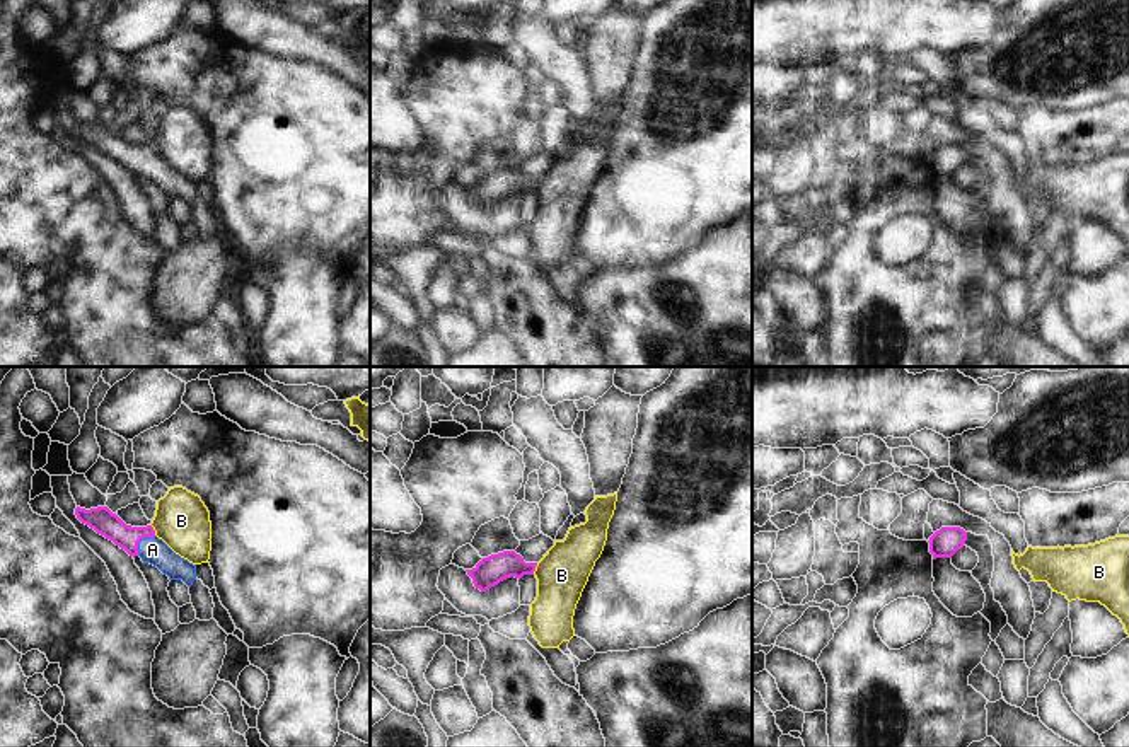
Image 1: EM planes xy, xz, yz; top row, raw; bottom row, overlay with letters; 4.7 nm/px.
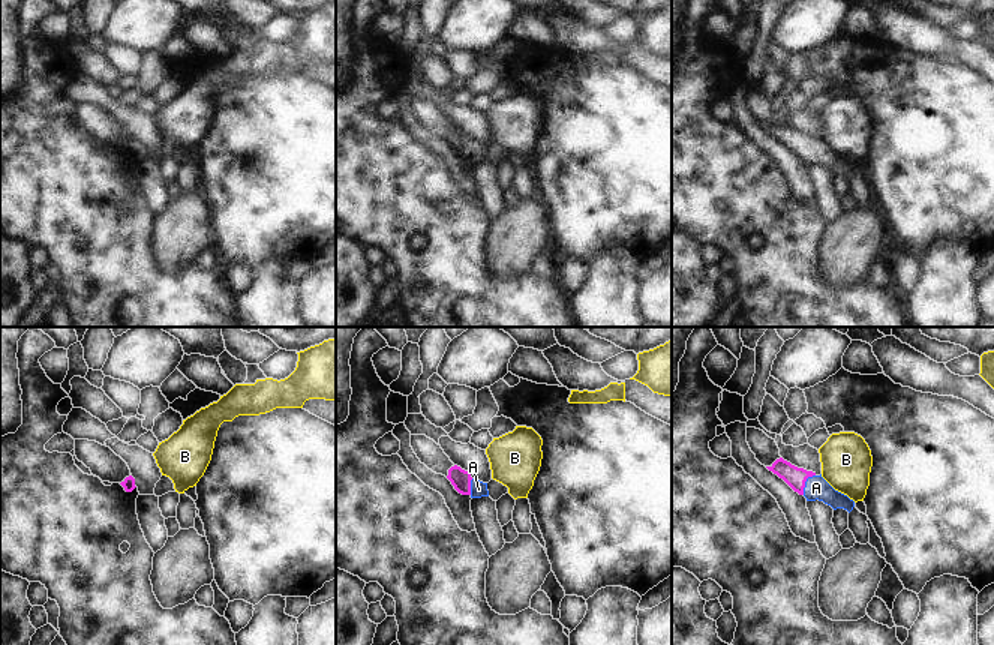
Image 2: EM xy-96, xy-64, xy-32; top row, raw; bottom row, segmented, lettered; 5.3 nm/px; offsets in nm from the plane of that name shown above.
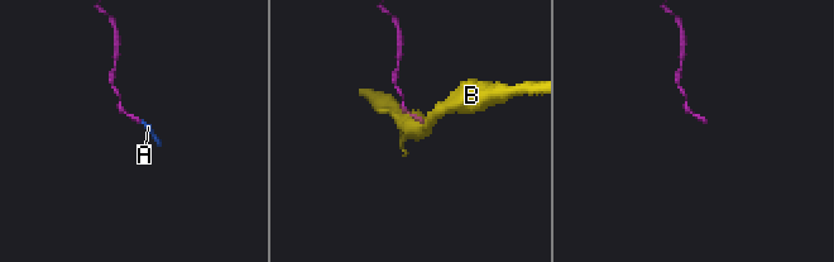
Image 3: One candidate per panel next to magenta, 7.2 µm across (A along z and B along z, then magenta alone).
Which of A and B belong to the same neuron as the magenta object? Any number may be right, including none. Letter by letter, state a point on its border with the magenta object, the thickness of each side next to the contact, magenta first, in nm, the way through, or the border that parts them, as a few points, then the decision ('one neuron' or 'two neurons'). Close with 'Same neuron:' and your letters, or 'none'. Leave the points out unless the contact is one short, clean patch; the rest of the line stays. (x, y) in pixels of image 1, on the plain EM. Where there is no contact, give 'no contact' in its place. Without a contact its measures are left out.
A: contact xy (140, 157); calibres 120 and 130 nm; way xy (103, 138), (123, 154), (140, 157), (152, 167); one neuron
B: contact xz (534, 186); calibres 140 and 240 nm; border xz (538, 181), (532, 191); two neurons
Same neuron: A

